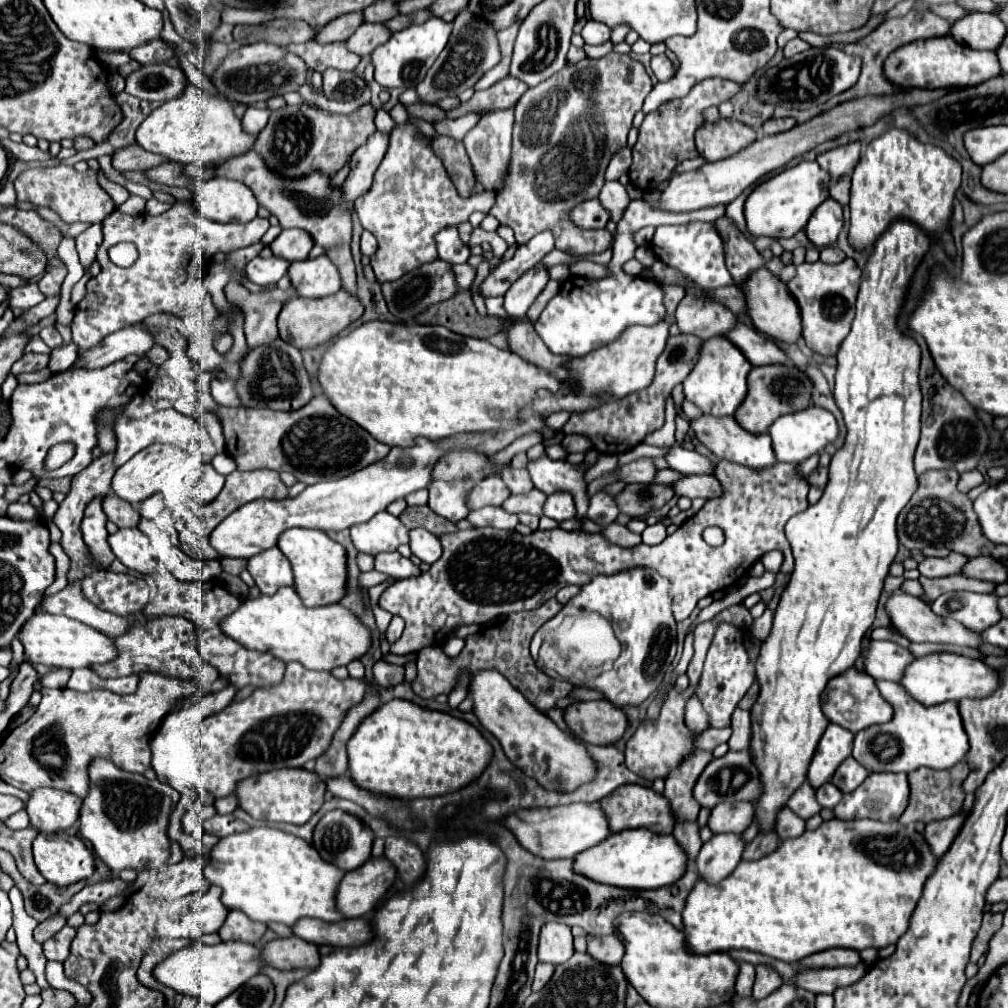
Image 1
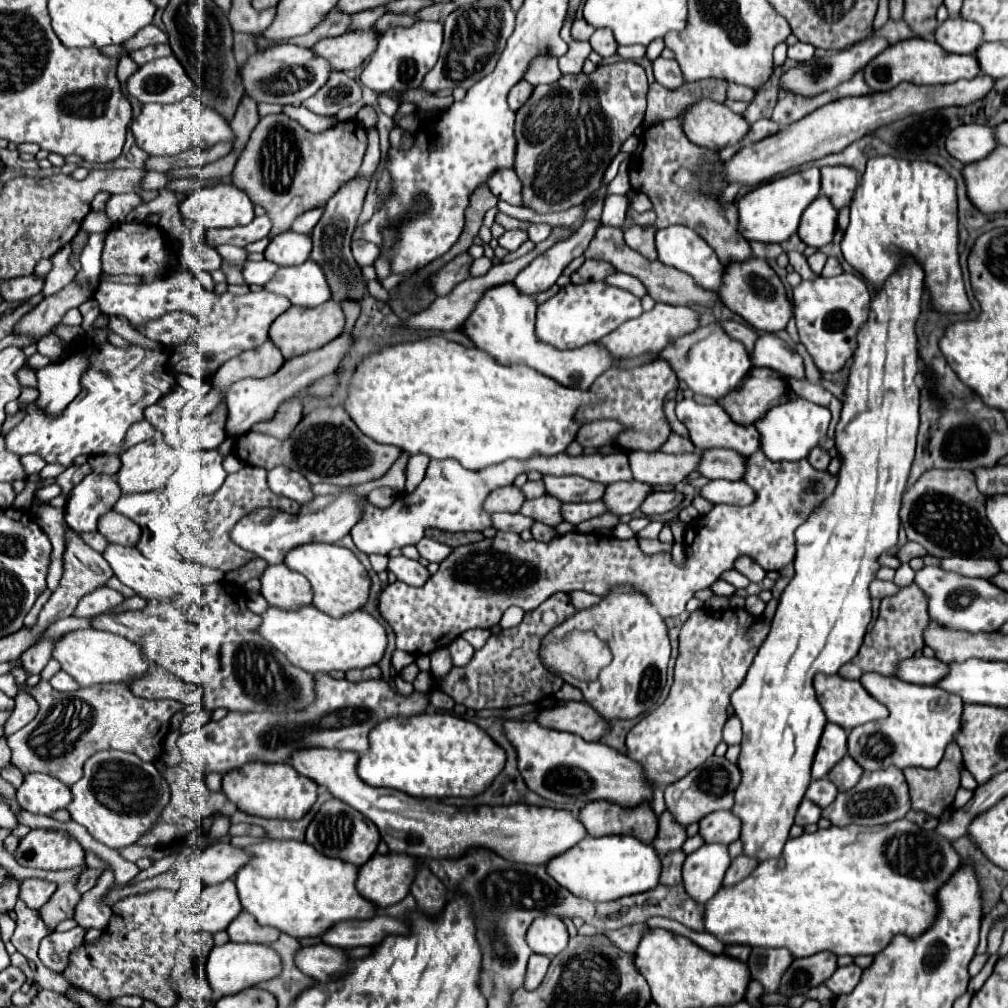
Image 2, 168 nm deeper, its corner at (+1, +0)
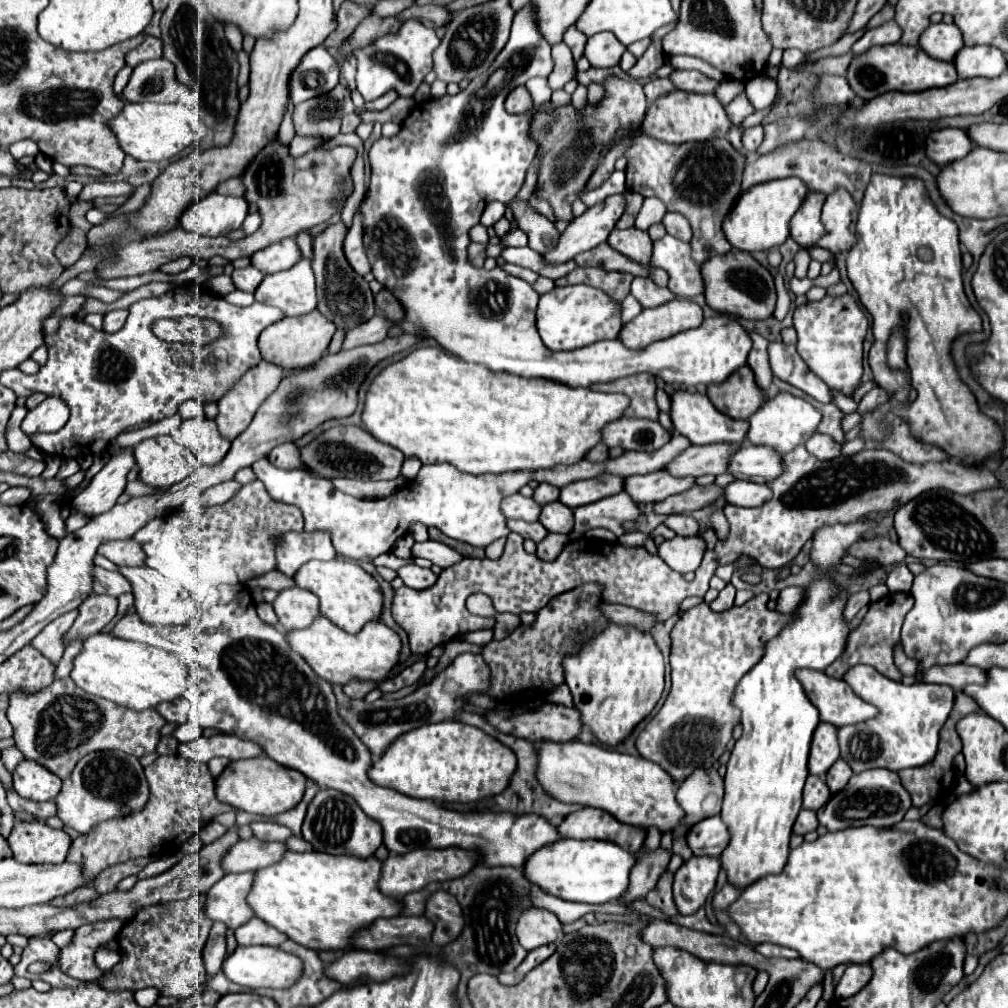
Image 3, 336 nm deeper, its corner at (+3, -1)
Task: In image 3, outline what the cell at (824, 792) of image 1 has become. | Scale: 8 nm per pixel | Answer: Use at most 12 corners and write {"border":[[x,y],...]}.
{"border":[[807,776],[803,808],[819,810],[831,798],[823,776]]}

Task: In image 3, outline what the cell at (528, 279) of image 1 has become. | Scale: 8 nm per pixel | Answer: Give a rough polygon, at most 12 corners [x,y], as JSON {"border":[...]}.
{"border":[[607,196],[575,218],[543,258],[559,264],[607,240],[625,196]]}

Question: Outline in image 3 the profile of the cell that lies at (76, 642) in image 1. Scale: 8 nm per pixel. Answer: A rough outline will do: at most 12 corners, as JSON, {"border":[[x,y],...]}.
{"border":[[89,636],[73,682],[133,710],[191,688],[175,654]]}

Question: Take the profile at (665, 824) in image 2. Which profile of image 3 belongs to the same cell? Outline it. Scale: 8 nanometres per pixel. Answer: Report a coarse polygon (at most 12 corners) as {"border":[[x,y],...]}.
{"border":[[639,852],[629,876],[629,892],[619,904],[631,904],[655,888],[671,852]]}

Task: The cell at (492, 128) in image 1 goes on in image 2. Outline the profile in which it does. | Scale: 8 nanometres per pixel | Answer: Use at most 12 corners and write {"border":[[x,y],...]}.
{"border":[[515,169],[493,171],[487,185],[497,199],[521,205]]}

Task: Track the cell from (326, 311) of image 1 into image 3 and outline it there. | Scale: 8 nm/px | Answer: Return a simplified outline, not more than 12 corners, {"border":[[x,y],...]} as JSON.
{"border":[[319,310],[283,318],[259,336],[263,360],[315,364],[335,334]]}

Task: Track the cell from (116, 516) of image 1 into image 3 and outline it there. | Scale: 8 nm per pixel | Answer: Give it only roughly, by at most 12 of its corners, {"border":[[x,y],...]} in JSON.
{"border":[[113,540],[99,554],[117,566],[145,566],[137,540]]}

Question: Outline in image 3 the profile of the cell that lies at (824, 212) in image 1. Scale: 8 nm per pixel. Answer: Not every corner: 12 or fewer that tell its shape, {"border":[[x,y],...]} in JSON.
{"border":[[809,192],[789,228],[809,248],[825,234],[819,218],[825,194]]}

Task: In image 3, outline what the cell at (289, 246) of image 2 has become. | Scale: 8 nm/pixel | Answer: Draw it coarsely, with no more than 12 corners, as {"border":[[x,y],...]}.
{"border":[[295,238],[255,252],[251,266],[275,274],[293,266],[301,252]]}

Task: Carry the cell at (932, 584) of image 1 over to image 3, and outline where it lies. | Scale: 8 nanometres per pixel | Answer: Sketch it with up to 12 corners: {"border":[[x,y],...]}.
{"border":[[909,594],[873,602],[849,632],[845,652],[825,670],[831,678],[869,664],[899,680],[893,646]]}

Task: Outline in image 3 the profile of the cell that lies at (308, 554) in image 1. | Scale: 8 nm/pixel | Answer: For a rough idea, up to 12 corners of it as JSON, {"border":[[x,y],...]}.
{"border":[[311,560],[295,584],[349,634],[379,620],[383,592],[357,562]]}

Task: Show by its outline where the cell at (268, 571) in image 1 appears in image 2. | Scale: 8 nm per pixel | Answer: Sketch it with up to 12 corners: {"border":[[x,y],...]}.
{"border":[[285,563],[267,565],[261,595],[281,609],[309,605],[309,581]]}

